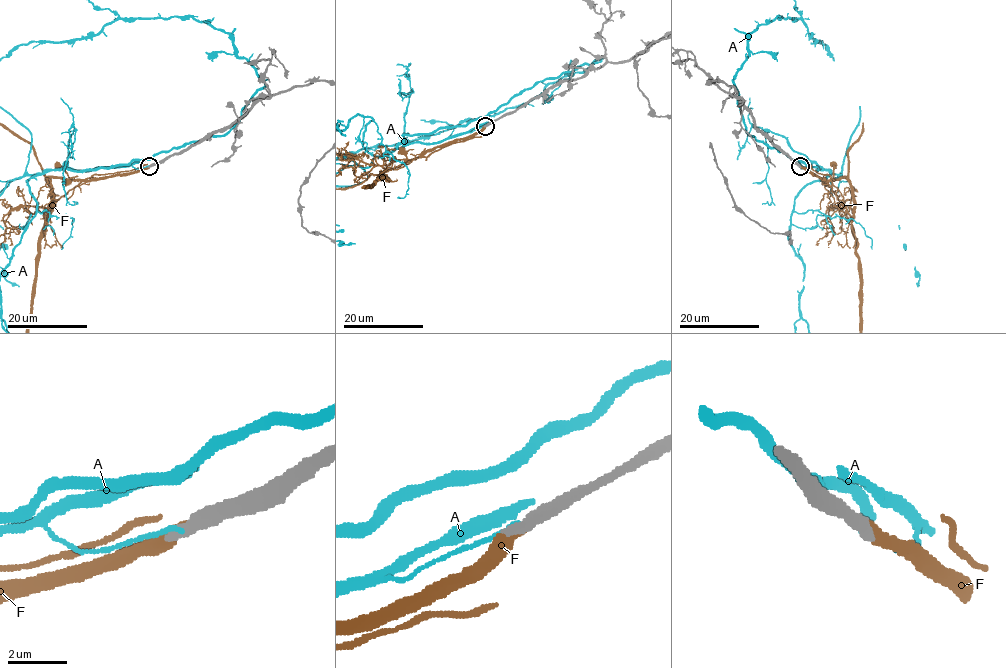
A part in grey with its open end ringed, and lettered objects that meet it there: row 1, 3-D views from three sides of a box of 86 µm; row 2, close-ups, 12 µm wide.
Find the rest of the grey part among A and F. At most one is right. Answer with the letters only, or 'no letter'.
F

